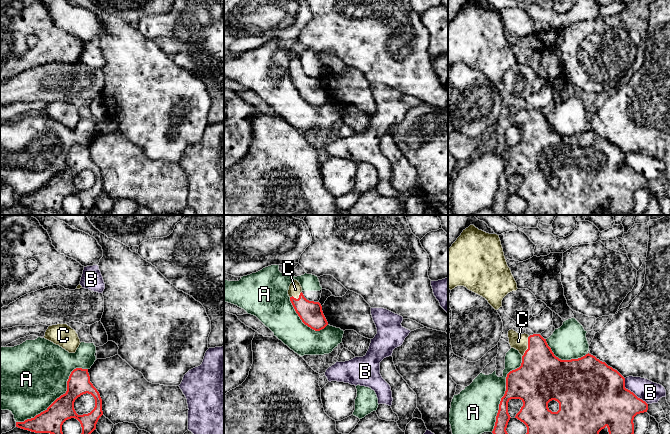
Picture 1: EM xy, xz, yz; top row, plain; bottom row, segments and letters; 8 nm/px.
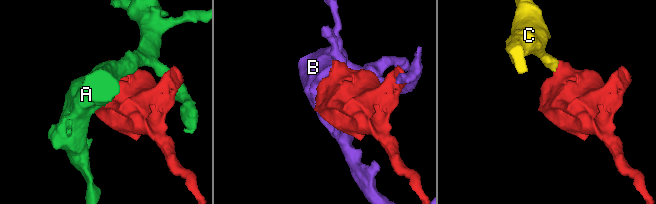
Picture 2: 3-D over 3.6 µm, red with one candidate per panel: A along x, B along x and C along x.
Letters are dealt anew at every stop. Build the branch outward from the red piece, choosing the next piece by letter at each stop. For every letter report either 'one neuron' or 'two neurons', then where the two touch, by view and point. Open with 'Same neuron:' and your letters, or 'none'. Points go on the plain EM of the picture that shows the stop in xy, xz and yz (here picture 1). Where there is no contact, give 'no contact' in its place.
Same neuron: C
A: two neurons; meets red in xy at (59, 173)
B: two neurons; meets red in yz at (632, 168)
C: one neuron; meets red in yz at (528, 122)

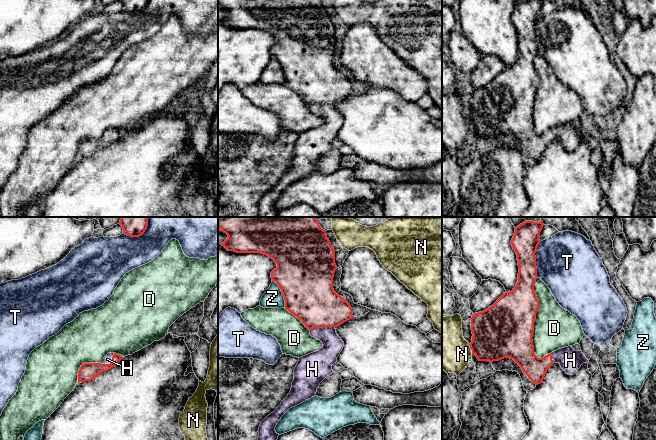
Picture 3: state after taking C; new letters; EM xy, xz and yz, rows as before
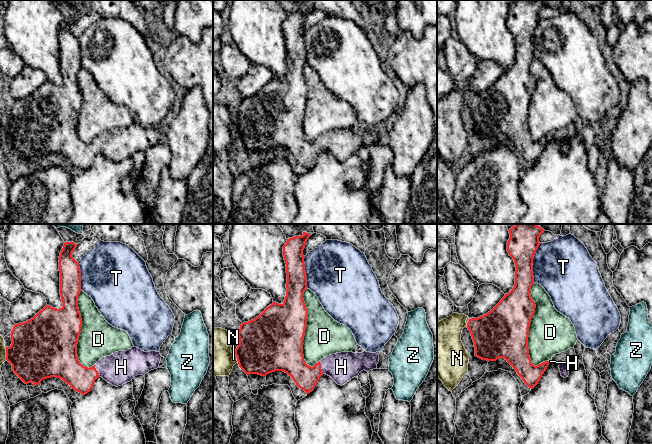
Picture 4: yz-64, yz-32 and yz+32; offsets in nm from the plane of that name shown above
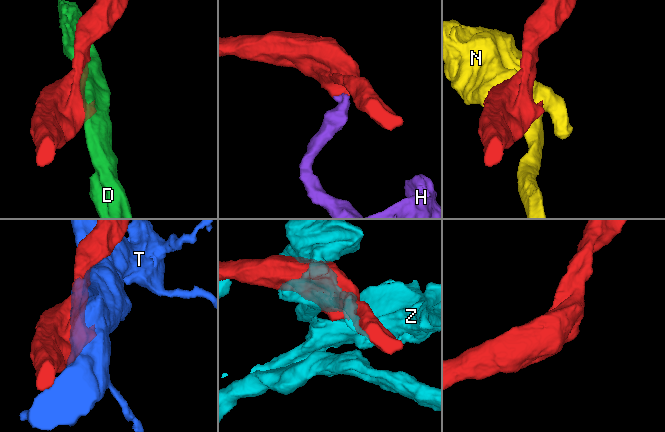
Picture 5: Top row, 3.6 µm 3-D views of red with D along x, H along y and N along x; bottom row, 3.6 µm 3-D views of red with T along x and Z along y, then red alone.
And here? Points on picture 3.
Same neuron: H
D: two neurons; meets red in yz at (535, 95)
H: one neuron; meets red in xz at (322, 103)
N: two neurons; meets red in yz at (471, 125)
T: two neurons; meets red in yz at (535, 36)
Z: two neurons; meets red in xz at (282, 69)

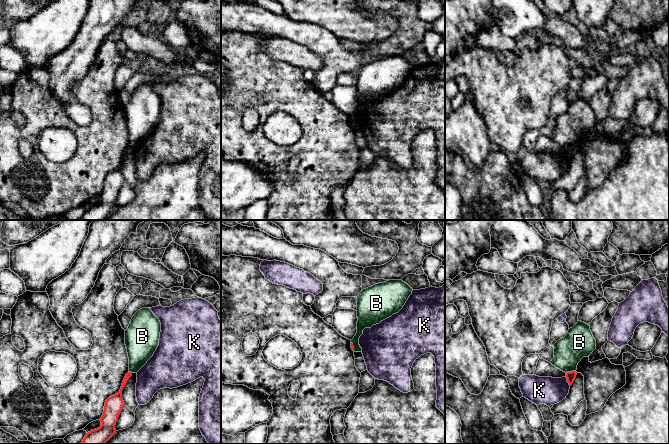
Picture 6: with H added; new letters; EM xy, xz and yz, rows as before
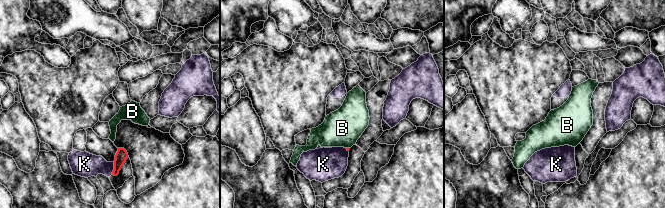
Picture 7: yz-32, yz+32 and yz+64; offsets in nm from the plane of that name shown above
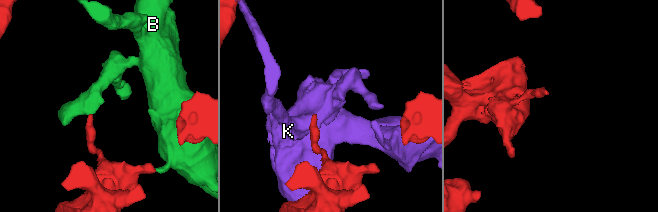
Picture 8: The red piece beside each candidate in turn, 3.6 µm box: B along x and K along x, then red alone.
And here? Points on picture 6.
Same neuron: none
B: two neurons; meets red in yz at (570, 148)
K: two neurons; meets red in yz at (567, 157)

